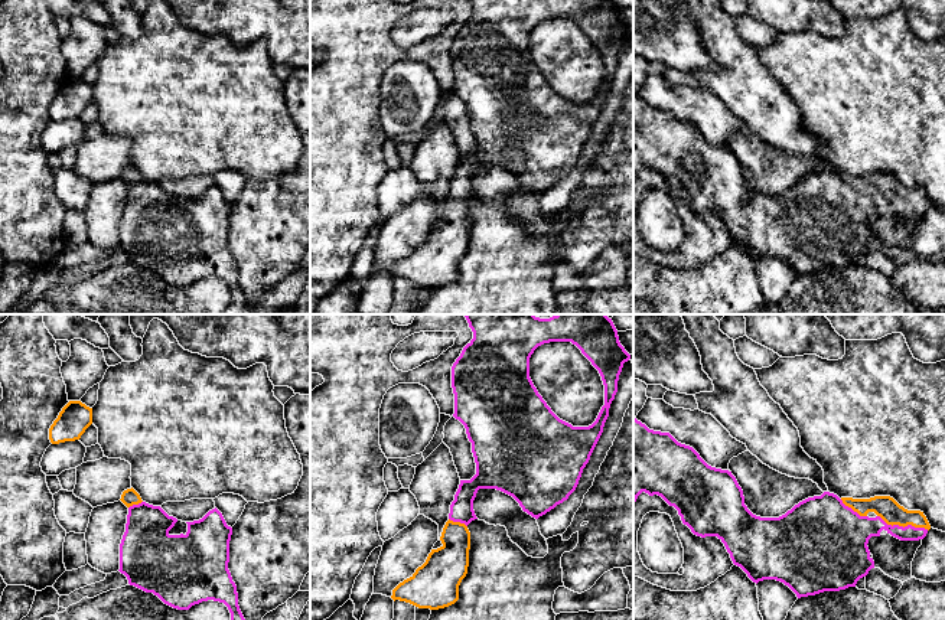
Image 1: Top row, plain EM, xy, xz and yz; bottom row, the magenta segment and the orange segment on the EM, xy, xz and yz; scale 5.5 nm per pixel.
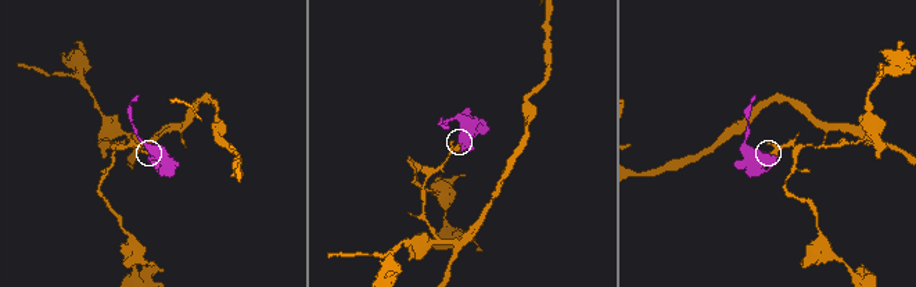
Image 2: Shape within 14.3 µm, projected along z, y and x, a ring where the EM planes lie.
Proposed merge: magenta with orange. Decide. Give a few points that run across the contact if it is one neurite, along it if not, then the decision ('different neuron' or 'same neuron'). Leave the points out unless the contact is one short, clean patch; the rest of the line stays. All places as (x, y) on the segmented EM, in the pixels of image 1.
same neuron

